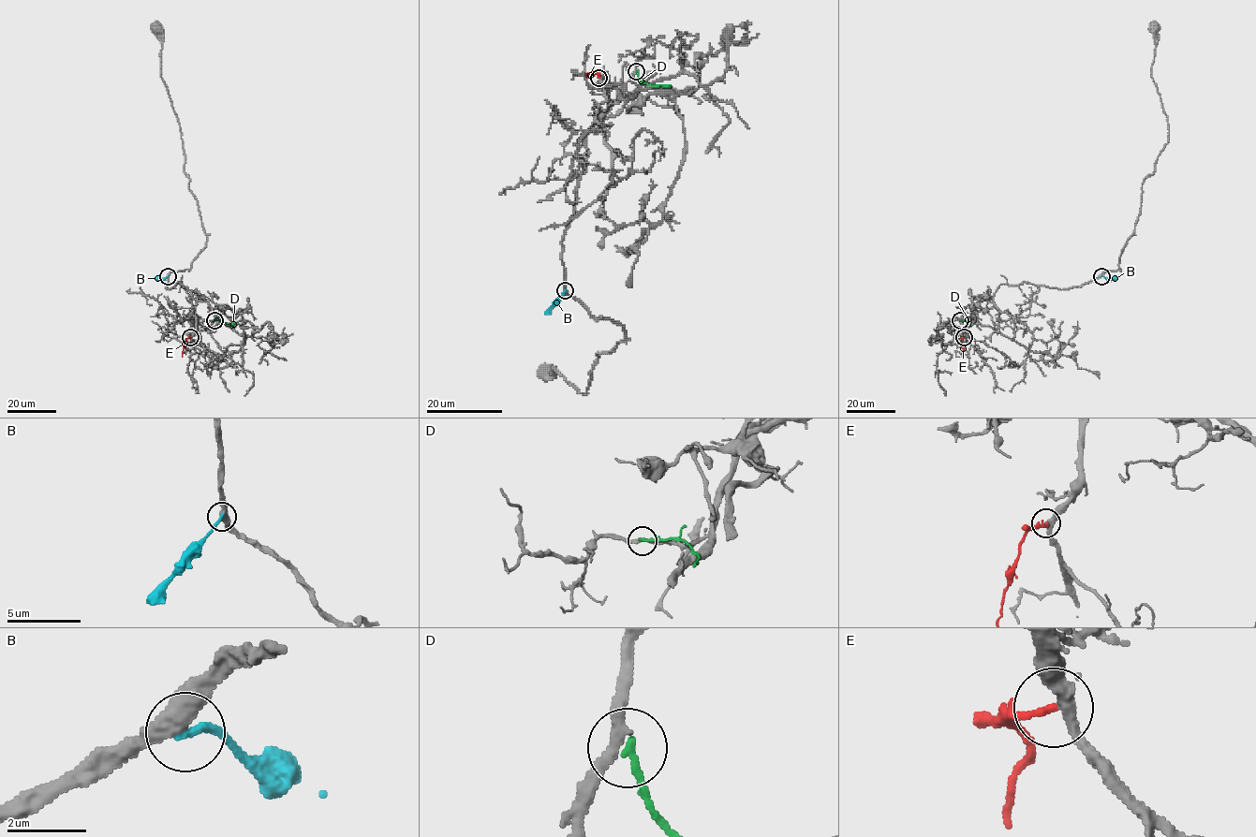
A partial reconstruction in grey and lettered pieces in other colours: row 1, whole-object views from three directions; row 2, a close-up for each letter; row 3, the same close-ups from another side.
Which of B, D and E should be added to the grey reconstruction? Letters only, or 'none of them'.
E

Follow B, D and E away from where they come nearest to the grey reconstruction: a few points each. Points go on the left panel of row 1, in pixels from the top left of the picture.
B: (169, 276), (155, 277)
D: (214, 320), (235, 327)
E: (190, 337), (186, 340), (183, 357)

